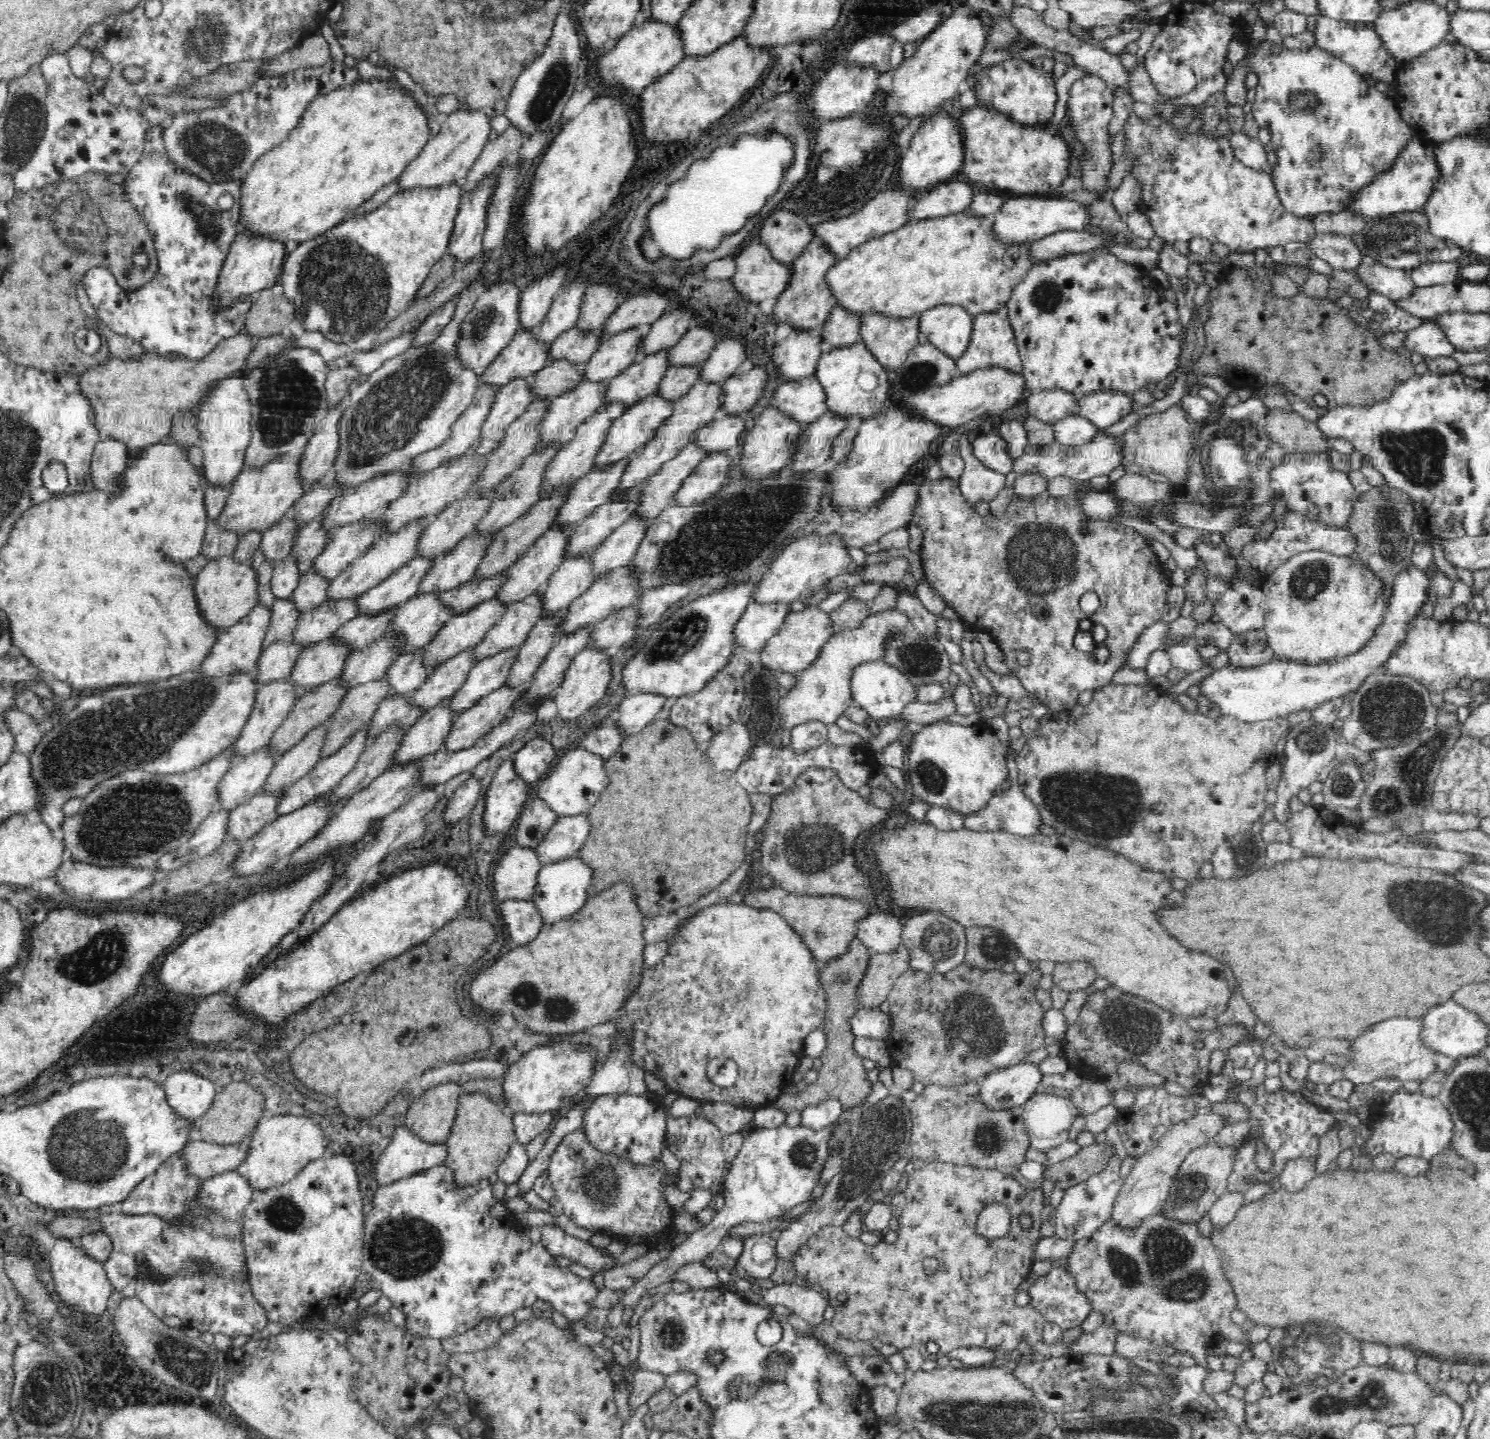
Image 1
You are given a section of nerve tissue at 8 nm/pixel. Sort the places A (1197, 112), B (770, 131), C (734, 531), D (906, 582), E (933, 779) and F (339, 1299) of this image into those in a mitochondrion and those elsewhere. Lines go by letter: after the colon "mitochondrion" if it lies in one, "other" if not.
A: other
B: other
C: mitochondrion
D: other
E: mitochondrion
F: other

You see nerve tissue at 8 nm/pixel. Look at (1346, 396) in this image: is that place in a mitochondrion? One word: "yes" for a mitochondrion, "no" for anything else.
no

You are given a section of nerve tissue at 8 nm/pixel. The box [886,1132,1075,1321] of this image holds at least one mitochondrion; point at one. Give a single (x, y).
(984, 1298)

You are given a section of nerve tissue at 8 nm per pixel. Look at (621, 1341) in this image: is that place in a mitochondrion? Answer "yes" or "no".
no

